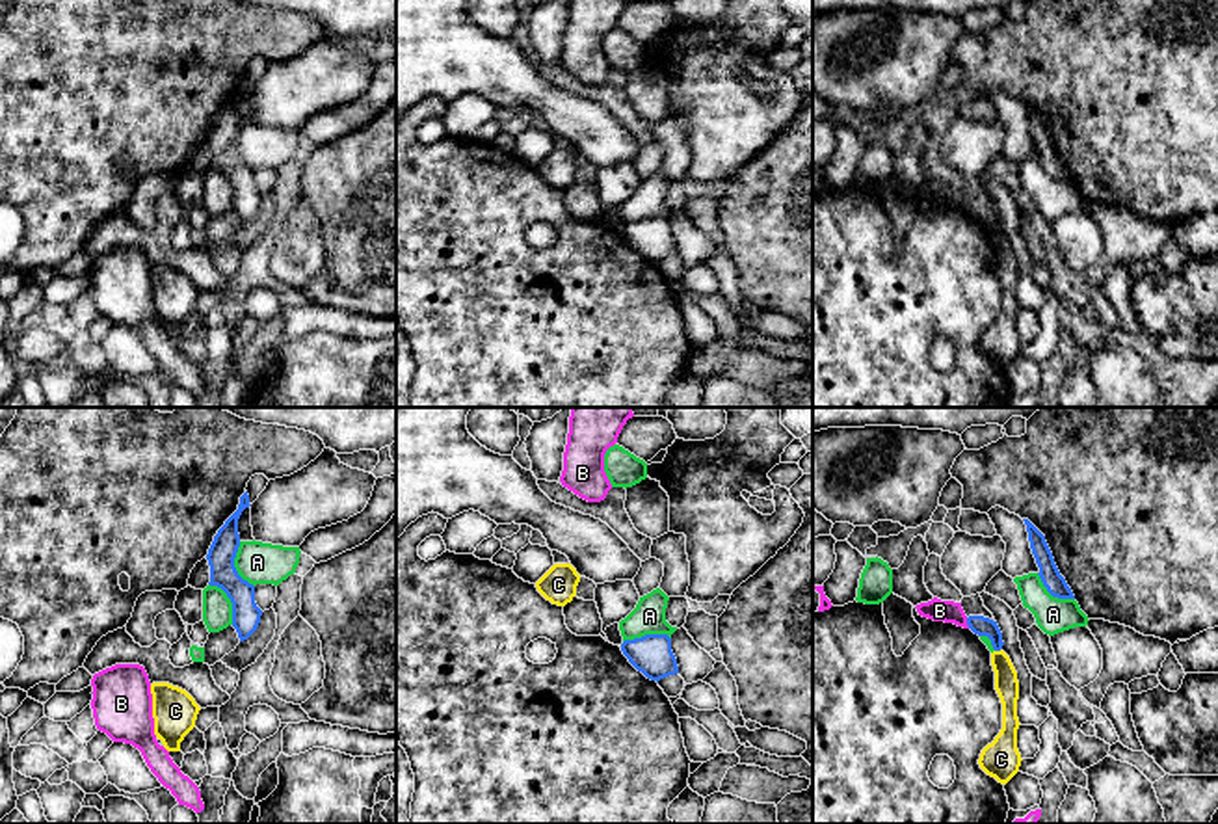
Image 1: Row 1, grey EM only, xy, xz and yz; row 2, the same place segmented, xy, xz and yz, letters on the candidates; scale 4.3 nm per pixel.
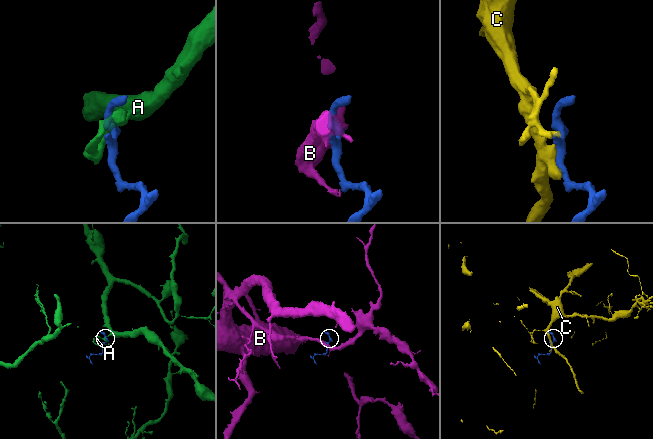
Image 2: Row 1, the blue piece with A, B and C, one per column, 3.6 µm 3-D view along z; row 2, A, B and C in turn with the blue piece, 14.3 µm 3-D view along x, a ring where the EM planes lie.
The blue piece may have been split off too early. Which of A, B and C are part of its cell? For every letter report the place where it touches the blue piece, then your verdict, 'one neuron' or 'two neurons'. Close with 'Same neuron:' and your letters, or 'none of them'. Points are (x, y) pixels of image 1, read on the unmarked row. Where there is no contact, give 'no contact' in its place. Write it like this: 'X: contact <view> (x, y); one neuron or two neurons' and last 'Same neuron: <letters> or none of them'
A: contact xy (233, 149); two neurons
B: contact yz (967, 207); two neurons
C: contact yz (997, 233); two neurons
Same neuron: none of them

